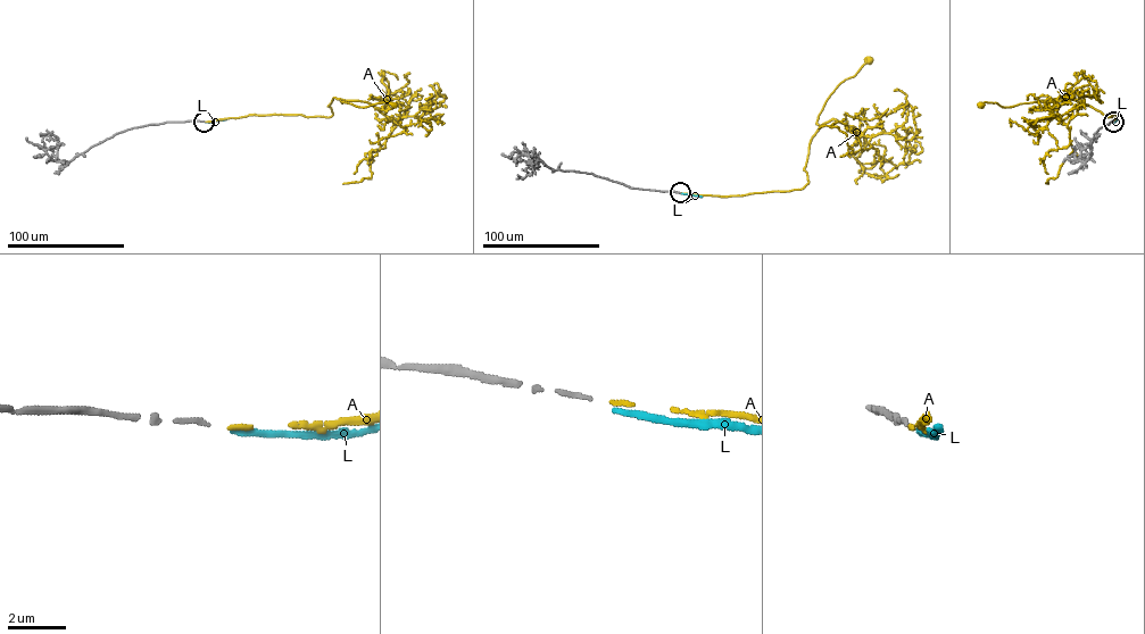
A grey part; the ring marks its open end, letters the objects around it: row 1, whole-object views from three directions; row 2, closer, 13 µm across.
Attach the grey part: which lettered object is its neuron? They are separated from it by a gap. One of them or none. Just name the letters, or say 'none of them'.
A

